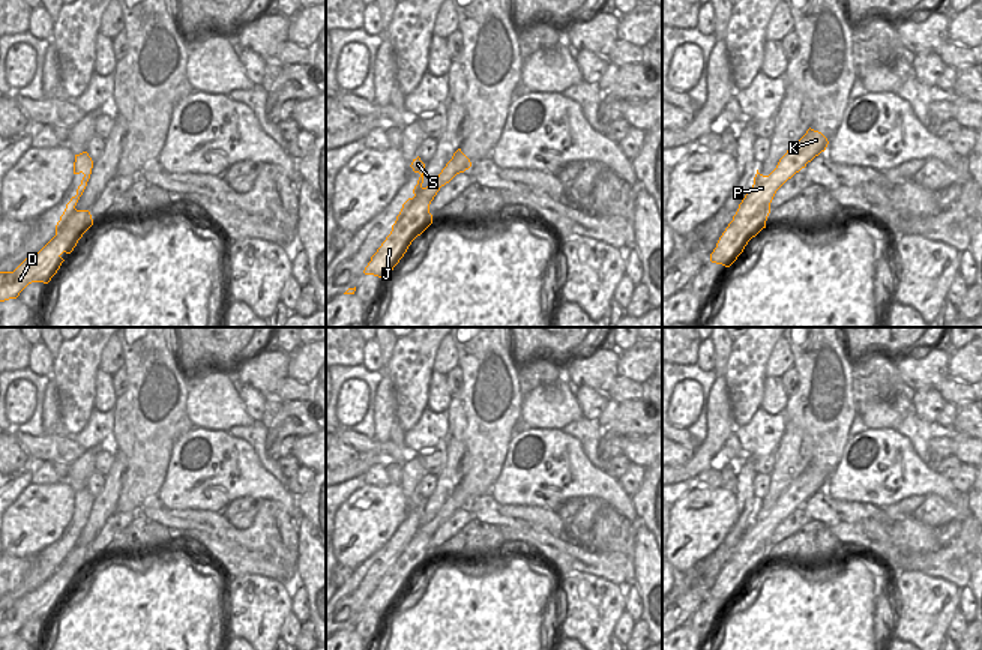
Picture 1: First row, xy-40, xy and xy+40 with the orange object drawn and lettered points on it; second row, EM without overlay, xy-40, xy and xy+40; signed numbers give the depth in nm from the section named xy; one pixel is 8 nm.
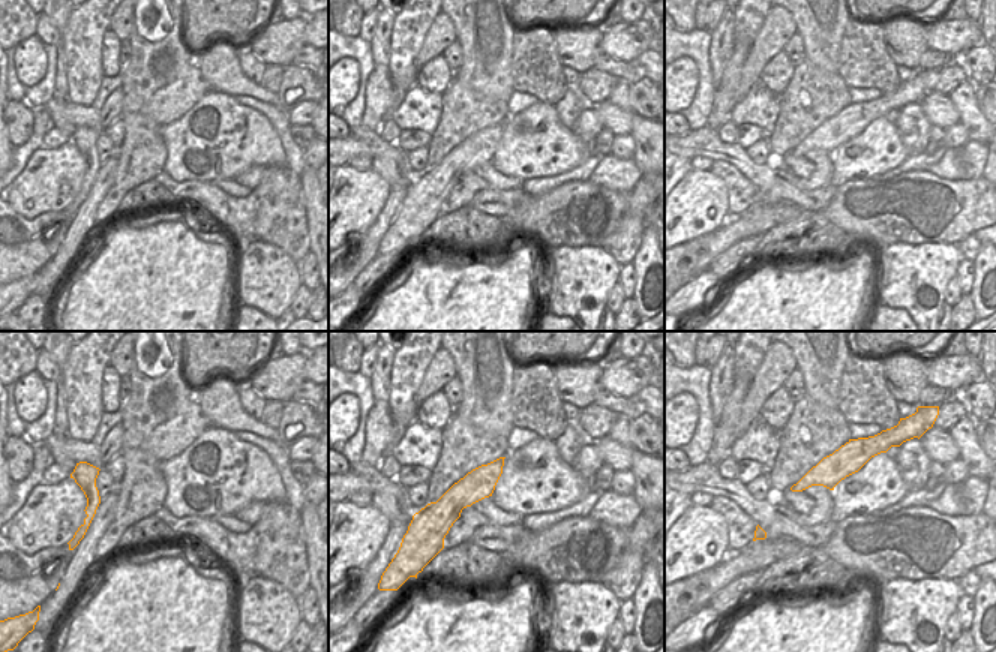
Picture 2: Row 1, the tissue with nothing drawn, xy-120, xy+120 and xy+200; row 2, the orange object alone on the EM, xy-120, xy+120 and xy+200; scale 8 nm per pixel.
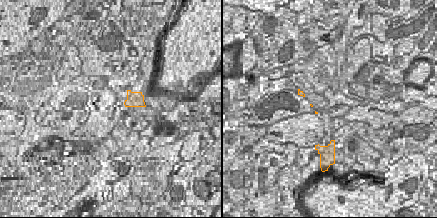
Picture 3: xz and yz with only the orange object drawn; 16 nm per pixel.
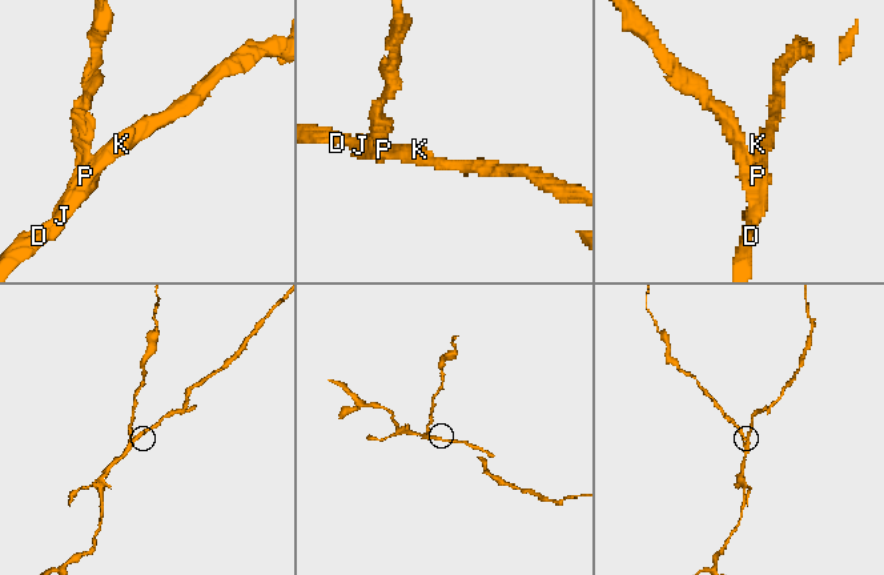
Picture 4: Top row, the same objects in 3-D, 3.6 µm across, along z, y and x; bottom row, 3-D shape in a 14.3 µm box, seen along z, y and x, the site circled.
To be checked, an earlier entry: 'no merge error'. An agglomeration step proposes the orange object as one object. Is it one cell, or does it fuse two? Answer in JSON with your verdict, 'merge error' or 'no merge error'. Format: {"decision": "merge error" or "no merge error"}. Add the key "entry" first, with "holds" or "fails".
{"entry": "fails", "decision": "merge error"}

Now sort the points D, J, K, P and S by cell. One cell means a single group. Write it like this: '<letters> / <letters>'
D J K P / S

